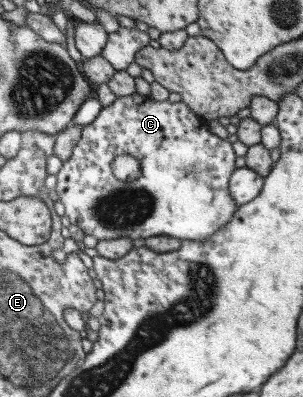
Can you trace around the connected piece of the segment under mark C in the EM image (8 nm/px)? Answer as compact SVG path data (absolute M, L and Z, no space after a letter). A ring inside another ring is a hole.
M135 92L128 96L116 97L115 101L110 105L101 108L99 115L89 124L83 126L81 140L75 145L69 159L63 163L58 171L57 184L54 189L59 195L59 201L65 207L65 215L73 225L77 225L81 231L87 235L93 235L98 240L101 239L117 239L118 237L127 237L134 239L147 239L149 237L163 235L177 238L180 240L191 239L191 241L201 241L210 235L213 231L217 231L223 227L236 213L239 205L234 203L229 193L230 175L235 171L235 152L232 144L227 140L219 139L219 137L210 133L208 122L200 118L183 100L171 103L168 100L156 101L150 96L139 95ZM118 155L131 155L139 161L141 175L133 181L121 181L115 177L112 172L112 163Z

